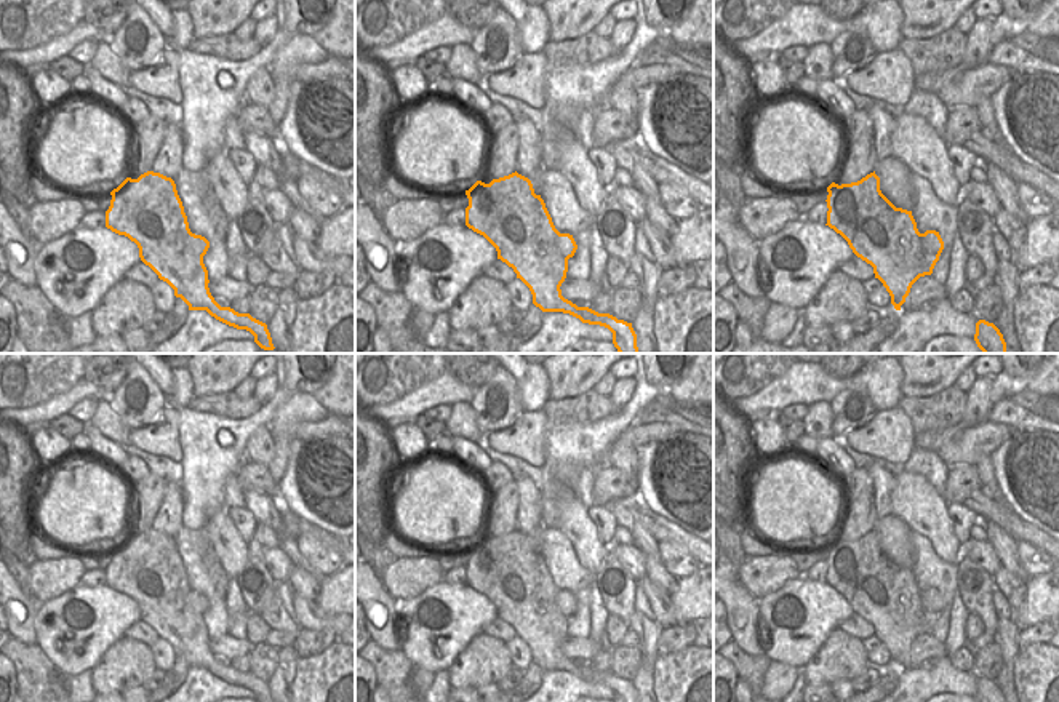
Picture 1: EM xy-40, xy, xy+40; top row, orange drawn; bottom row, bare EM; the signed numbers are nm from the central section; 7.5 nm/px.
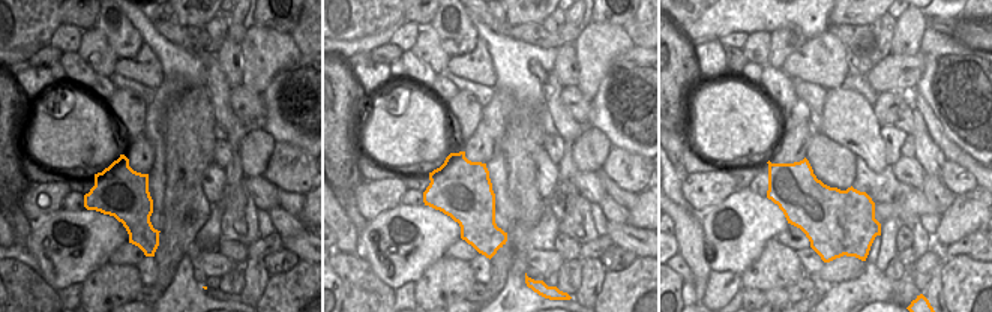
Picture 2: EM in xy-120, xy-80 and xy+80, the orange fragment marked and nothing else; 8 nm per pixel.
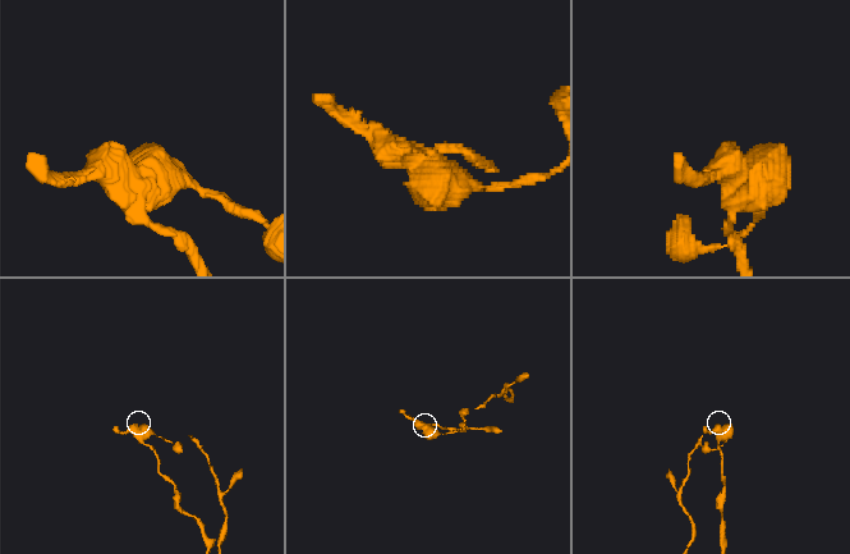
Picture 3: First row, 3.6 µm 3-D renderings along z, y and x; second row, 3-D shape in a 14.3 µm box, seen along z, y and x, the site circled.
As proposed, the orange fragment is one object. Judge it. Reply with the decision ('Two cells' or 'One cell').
Two cells.

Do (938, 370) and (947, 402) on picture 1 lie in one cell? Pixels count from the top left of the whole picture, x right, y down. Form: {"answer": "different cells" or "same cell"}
{"answer": "different cells"}

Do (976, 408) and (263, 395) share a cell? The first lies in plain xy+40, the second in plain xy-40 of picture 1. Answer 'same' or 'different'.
same

